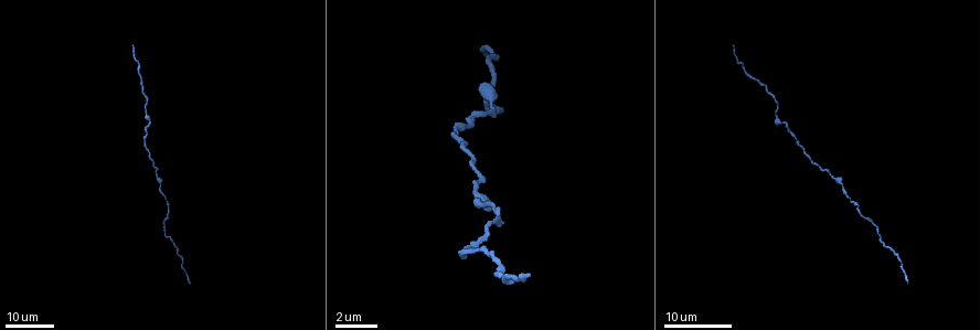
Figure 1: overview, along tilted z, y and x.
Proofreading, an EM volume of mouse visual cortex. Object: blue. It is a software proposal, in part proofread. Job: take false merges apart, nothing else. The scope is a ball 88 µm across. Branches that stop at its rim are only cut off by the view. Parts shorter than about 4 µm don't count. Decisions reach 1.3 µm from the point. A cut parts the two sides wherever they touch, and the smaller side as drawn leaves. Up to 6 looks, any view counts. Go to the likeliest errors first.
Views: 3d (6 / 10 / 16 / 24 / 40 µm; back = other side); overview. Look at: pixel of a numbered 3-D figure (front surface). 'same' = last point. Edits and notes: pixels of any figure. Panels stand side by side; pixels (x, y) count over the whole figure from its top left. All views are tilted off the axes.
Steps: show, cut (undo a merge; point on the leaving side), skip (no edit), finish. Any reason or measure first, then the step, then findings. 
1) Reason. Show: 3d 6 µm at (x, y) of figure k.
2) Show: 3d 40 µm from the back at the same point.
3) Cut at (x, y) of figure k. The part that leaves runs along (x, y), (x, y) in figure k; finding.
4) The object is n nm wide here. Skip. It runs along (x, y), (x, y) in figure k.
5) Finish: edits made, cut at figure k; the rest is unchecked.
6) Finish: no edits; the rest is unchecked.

A narrow waist. Show: 3d 16 µm at (785, 123) of figure 1.

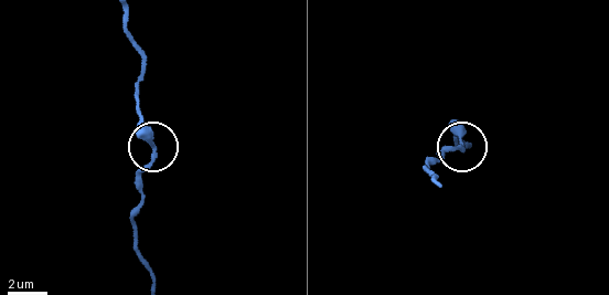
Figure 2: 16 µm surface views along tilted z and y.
Show: 3d 6 µm at (153, 143) of figure 2.

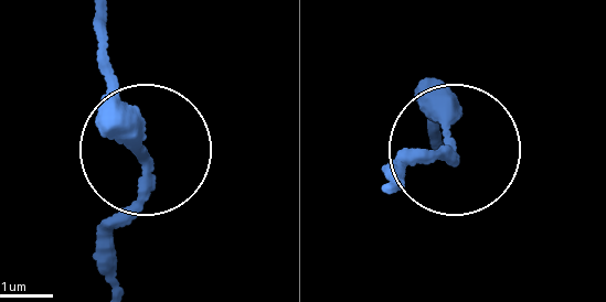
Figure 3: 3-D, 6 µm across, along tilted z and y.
Skip. It runs along (112, 273), (141, 174), (105, 41) in figure 3; continuous, no second neuron.

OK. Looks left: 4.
Show: 3d 24 µm at (158, 188) of figure 1.

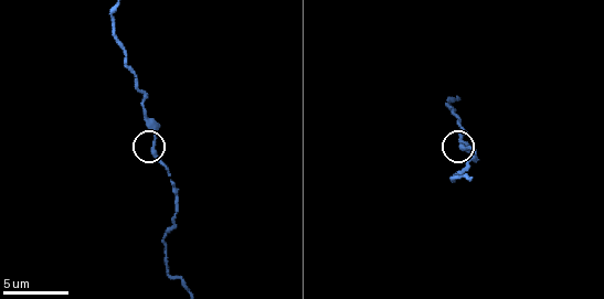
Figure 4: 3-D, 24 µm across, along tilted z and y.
Show: 3d 10 µm at (153, 141) of figure 4.

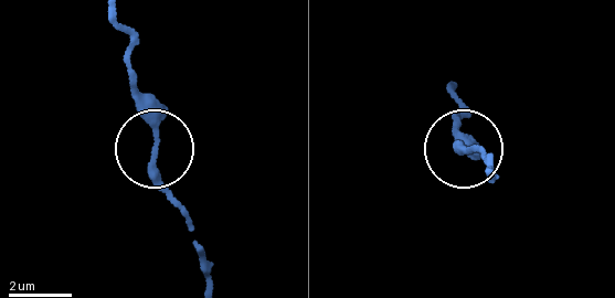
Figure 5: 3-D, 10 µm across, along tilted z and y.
Show: 3d 10 µm from the back at (153, 154) of figure 5.

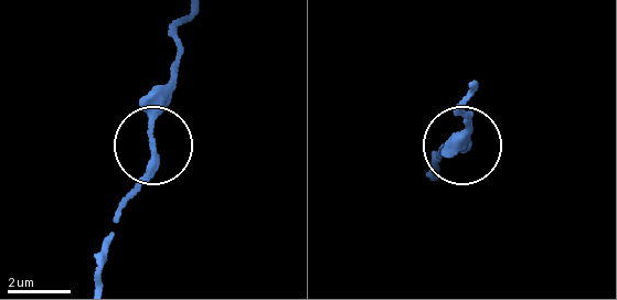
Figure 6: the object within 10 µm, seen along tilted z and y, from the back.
Skip. Continuous, no second neuron.

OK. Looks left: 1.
Calibre changes. Show: 3d 6 µm at (164, 239) of figure 4.

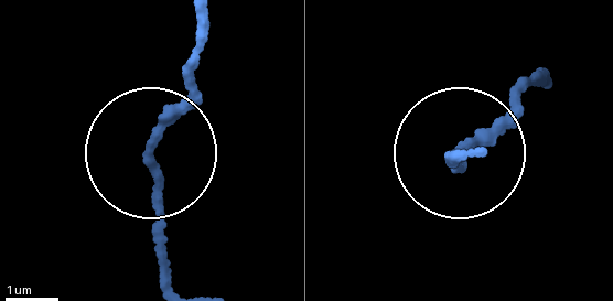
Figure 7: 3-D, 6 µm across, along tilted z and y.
Skip. Continuous, no second neuron.

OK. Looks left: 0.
Finish: no edits; the rest is unchecked.

